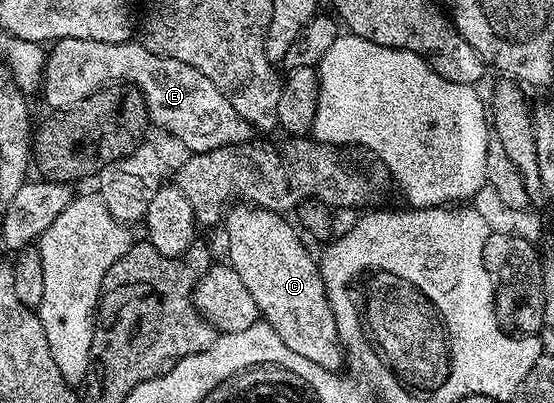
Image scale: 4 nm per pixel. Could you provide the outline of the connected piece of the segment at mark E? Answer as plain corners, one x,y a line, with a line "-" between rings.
58,39
48,48
43,66
45,66
45,103
49,109
74,107
100,87
108,87
114,83
129,83
143,93
152,126
162,127
167,134
174,135
186,147
186,152
196,153
231,147
238,143
248,143
254,138
254,128
235,111
234,106
203,73
181,61
156,56
139,41
108,43
86,39

